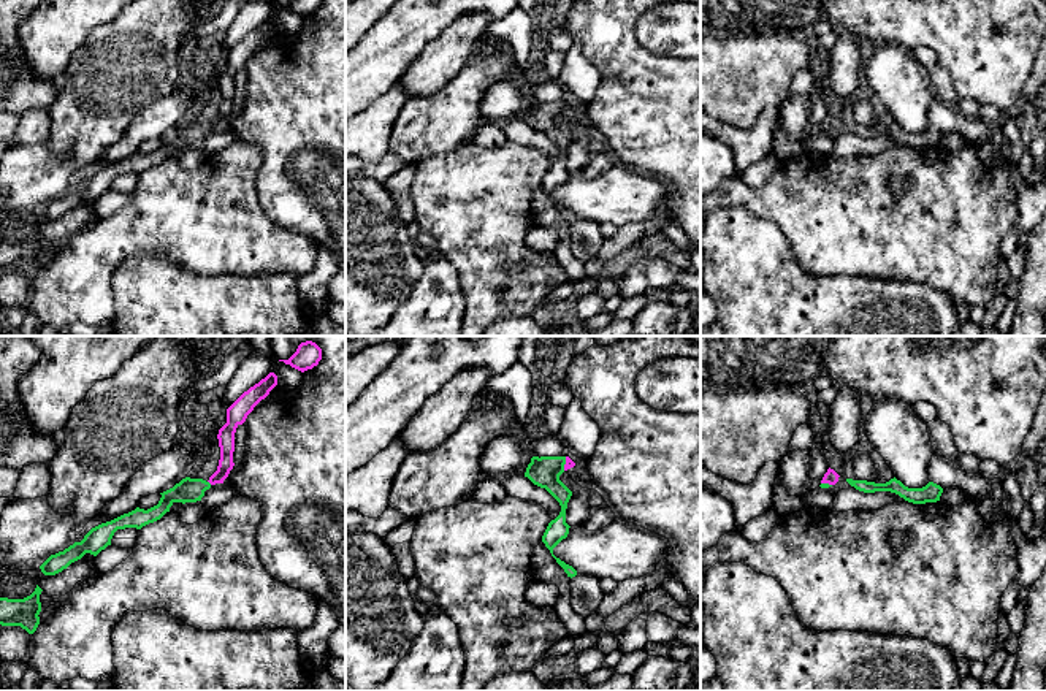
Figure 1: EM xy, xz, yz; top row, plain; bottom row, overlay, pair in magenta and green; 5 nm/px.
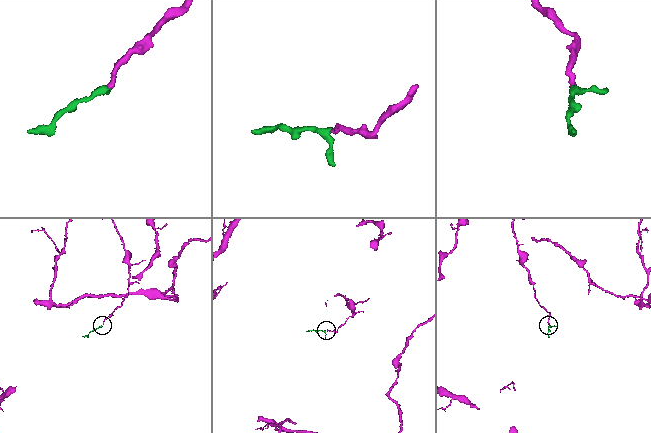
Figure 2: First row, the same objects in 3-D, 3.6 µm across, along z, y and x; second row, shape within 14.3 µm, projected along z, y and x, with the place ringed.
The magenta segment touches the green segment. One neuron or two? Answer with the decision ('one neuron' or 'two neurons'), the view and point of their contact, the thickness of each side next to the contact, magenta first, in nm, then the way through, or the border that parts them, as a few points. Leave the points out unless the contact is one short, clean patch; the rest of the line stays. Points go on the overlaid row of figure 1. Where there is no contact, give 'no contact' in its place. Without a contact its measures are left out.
one neuron; meets magenta in xy at (209, 482); 90 nm thick on the magenta side, 130 nm on the other; runs through xy (225, 436), (225, 466), (209, 482), (189, 490)

